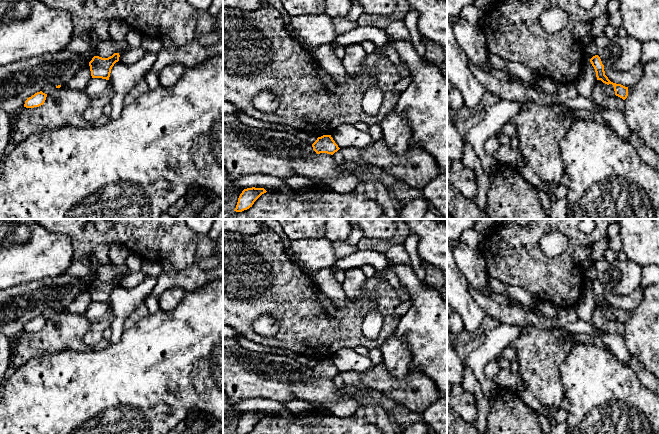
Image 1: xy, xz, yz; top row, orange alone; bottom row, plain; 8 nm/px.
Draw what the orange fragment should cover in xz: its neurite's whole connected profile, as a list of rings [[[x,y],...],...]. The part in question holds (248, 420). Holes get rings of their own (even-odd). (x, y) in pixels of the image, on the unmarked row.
[[[247,412],[242,415],[238,422],[235,434],[247,434],[254,426],[267,415],[264,412]]]

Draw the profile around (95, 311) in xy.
[[[91,302],[84,315],[91,323],[97,322],[103,318],[108,309],[109,305],[106,303]]]

